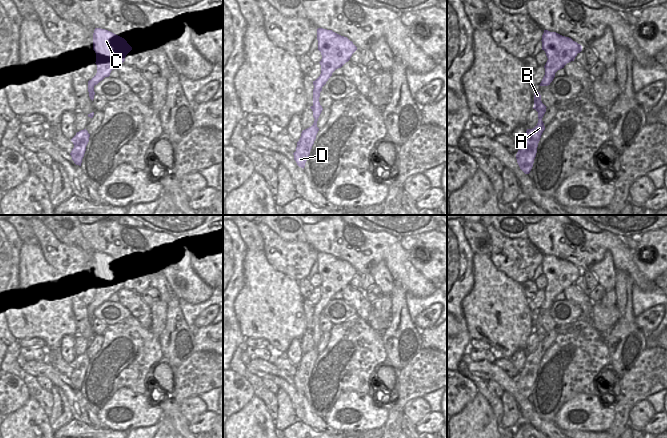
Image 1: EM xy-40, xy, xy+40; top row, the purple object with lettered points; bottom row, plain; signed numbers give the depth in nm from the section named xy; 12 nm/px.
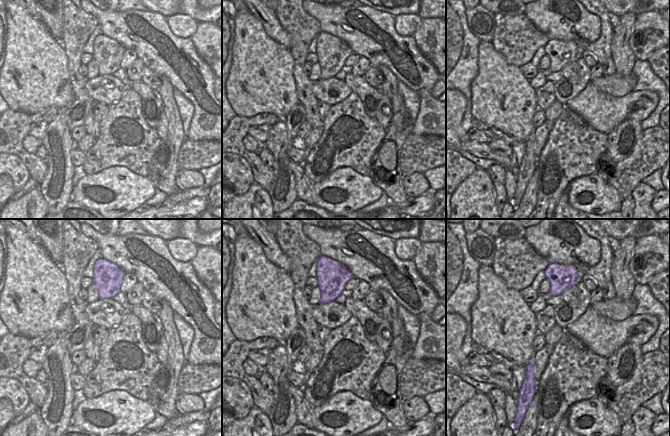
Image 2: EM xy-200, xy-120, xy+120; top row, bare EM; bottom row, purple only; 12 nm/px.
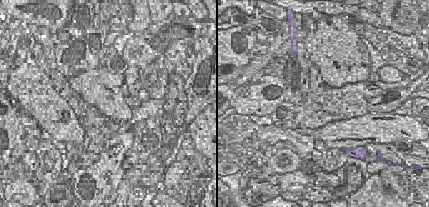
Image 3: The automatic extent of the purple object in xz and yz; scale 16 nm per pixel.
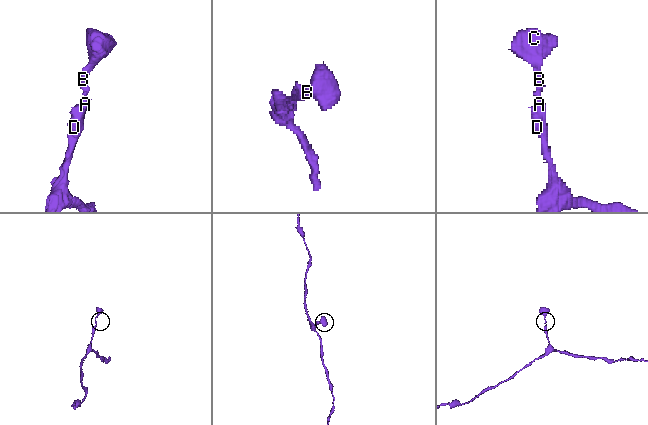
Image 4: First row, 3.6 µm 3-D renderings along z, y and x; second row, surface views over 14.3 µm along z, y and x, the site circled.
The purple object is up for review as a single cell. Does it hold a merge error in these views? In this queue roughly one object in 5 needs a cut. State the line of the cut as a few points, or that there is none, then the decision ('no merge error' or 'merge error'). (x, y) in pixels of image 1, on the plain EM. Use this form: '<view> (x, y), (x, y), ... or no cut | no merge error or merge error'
no cut | no merge error

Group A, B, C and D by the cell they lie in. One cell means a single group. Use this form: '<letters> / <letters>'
A B C D

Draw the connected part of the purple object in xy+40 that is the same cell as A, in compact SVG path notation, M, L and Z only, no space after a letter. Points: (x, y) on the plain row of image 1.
M534 315L534 331L538 336L538 347L533 353L527 353L525 365L523 369L519 372L516 383L520 393L525 397L529 398L534 387L534 383L537 377L538 367L540 365L541 359L545 354L542 342L546 336L546 330L541 325L540 317Z

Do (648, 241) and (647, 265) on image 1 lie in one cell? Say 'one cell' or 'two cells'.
one cell

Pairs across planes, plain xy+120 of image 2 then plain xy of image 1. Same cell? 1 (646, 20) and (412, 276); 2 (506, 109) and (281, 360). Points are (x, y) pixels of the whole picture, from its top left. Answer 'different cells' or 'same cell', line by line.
1: different cells
2: different cells

